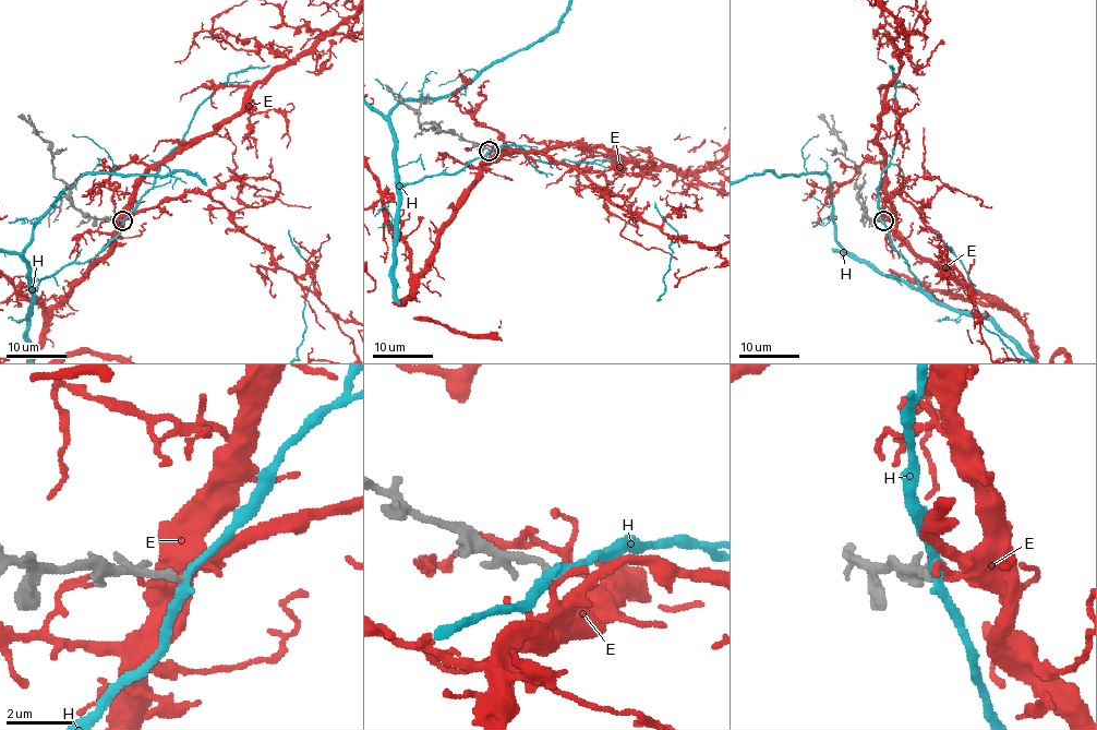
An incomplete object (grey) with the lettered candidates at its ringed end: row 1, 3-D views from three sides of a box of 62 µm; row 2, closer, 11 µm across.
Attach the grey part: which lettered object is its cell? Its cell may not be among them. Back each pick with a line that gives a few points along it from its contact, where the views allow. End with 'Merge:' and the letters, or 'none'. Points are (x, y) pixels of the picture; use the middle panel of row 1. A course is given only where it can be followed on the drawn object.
Merge: E

